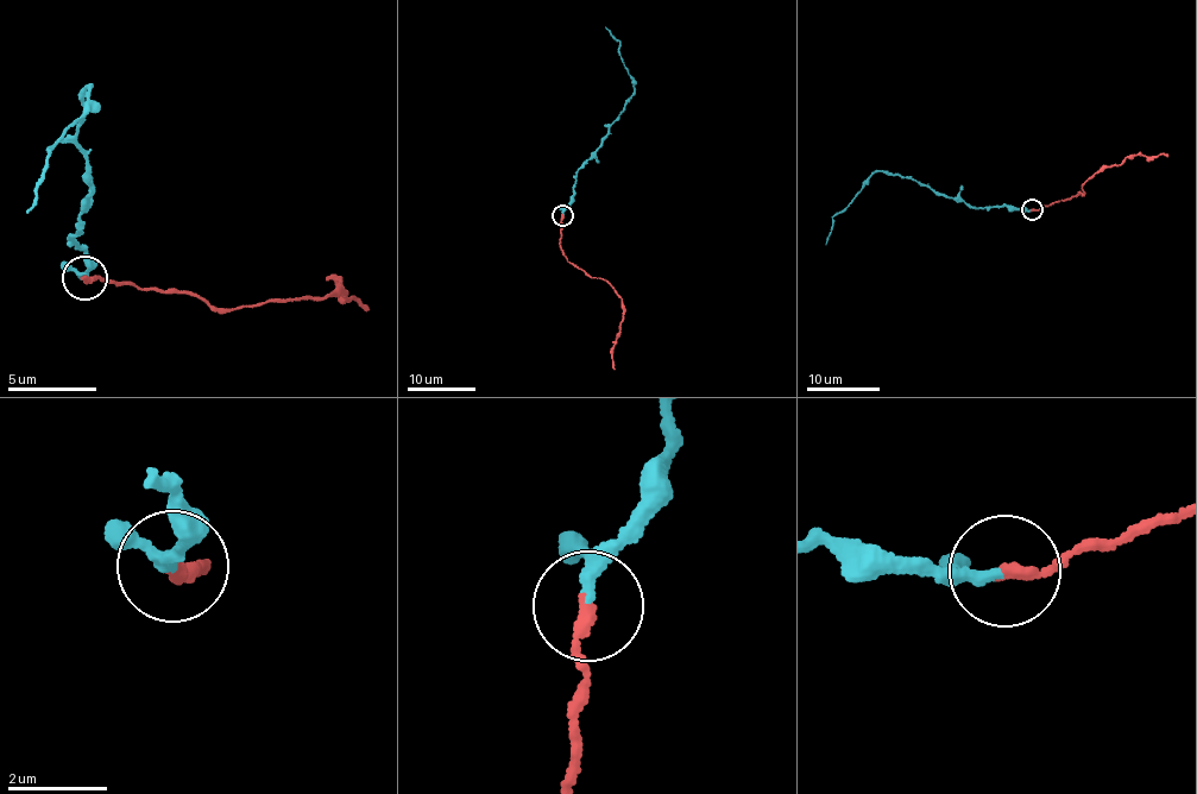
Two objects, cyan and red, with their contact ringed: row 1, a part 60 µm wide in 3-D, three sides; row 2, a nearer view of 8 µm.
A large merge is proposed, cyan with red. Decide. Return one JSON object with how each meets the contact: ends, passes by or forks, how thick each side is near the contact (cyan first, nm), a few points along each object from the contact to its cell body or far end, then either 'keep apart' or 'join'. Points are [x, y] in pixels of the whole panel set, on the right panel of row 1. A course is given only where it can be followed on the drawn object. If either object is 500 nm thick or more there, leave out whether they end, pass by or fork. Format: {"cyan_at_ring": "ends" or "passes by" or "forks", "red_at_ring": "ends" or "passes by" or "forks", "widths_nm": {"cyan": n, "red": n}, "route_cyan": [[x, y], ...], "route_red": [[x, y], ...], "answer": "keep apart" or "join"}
{"cyan_at_ring": "passes by", "red_at_ring": "ends", "widths_nm": {"cyan": 180, "red": 240}, "route_cyan": [[1033, 210], [971, 208], [906, 177], [879, 171], [831, 218], [832, 228], [825, 245]], "route_red": [[1033, 210], [1076, 196], [1078, 191], [1083, 193], [1081, 189], [1095, 172], [1136, 153], [1169, 156]], "answer": "join"}

